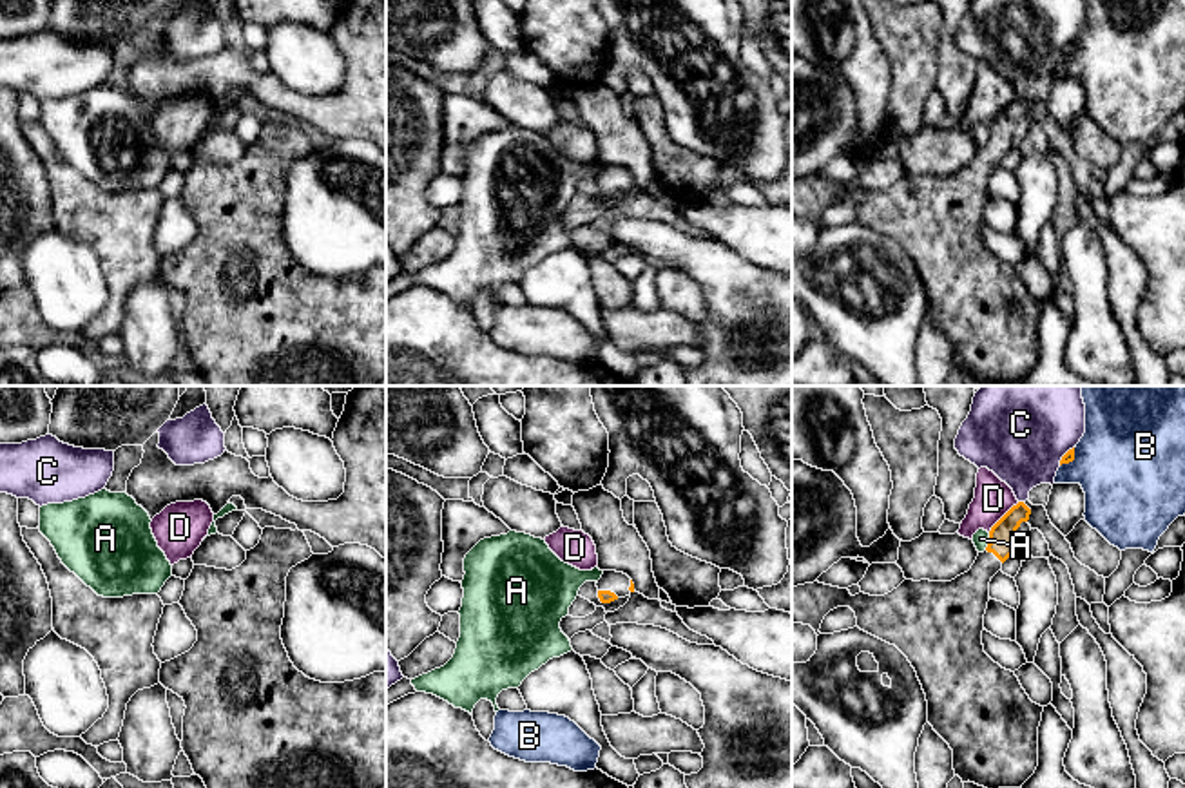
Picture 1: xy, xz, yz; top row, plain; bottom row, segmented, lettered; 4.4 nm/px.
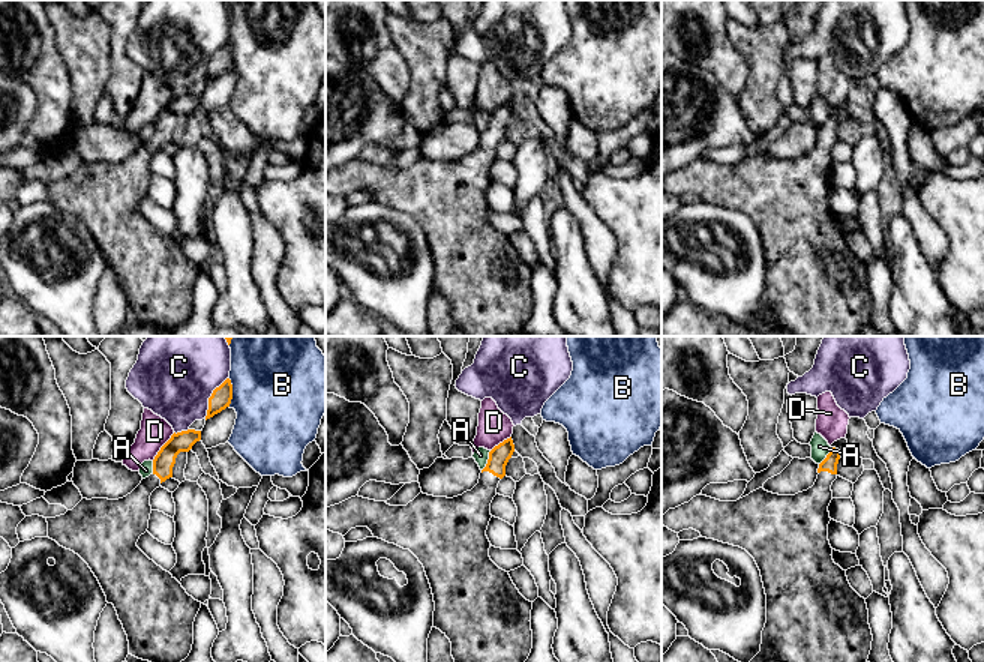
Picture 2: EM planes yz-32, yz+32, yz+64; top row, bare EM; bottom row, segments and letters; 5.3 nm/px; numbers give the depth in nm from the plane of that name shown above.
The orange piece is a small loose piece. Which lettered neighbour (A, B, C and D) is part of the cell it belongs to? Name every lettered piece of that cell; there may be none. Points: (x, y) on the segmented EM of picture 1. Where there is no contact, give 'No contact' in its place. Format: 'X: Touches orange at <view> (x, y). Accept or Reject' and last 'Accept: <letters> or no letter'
A: Touches orange at yz (990, 542). Reject
B: Touches orange at yz (1071, 461). Reject
C: Touches orange at yz (1021, 502). Reject
D: Touches orange at yz (1002, 517). Reject
Accept: no letter

